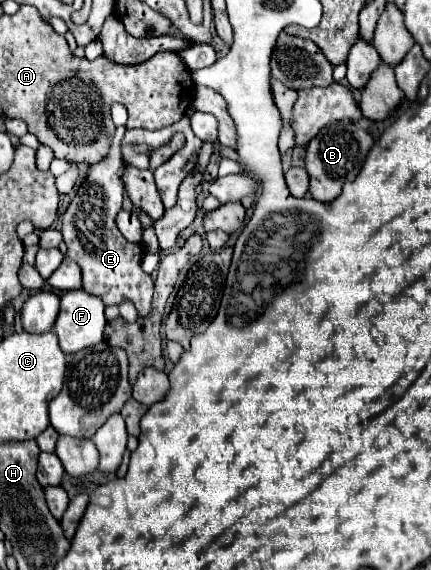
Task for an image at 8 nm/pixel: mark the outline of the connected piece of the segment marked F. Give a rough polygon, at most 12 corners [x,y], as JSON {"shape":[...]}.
{"shape":[[85,290],[61,296],[53,332],[65,354],[103,340],[105,304]]}

